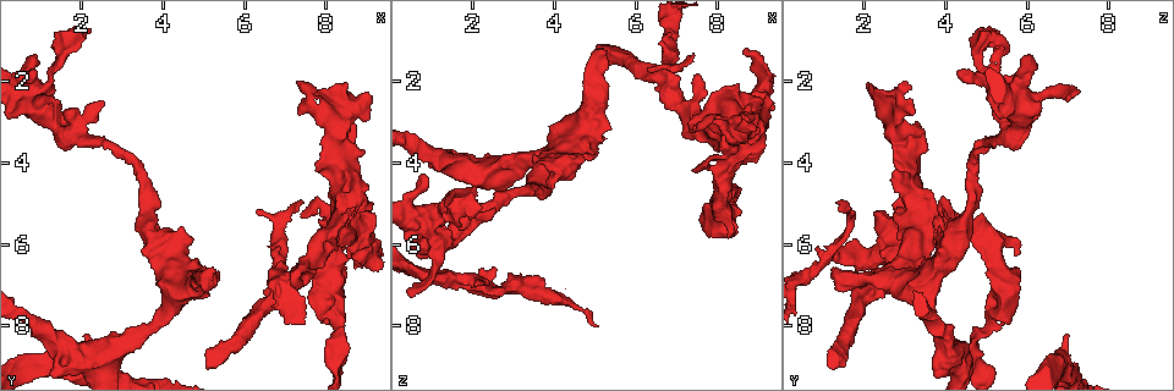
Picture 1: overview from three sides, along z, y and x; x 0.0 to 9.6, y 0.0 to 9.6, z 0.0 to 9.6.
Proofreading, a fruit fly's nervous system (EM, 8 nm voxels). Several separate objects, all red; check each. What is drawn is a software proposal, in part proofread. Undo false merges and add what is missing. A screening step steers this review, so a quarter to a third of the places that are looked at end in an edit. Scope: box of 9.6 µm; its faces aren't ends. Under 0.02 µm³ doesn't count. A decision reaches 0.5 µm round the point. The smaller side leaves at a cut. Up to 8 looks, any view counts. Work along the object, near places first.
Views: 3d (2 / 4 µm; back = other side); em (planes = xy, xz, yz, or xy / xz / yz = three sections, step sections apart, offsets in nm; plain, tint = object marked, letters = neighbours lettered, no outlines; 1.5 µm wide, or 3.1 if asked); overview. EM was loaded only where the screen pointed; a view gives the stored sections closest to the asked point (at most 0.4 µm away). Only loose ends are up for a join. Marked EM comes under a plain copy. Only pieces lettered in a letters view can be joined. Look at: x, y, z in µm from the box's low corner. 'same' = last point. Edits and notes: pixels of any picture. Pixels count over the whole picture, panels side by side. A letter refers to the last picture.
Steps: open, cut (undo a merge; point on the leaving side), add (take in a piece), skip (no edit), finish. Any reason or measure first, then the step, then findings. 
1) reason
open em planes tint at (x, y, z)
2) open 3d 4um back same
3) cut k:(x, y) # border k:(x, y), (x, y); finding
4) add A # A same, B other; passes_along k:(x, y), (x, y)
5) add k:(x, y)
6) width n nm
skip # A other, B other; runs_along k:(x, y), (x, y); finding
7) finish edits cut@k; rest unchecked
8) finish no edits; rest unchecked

an open end
open em planes letters at (8.65, 6.30, 1.25)

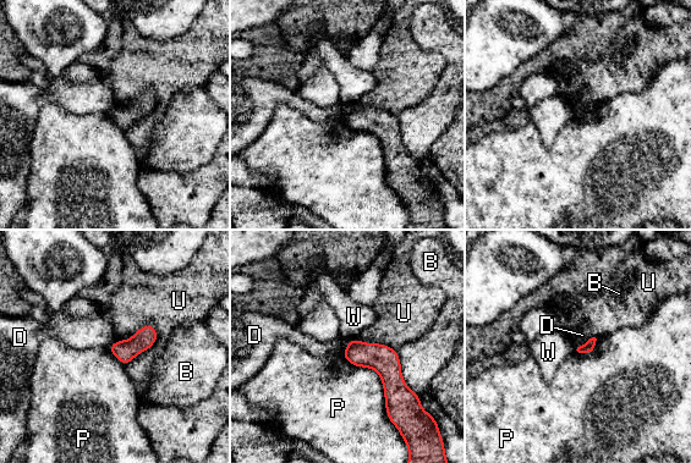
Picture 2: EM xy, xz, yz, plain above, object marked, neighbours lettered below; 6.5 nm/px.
skip # B other, D other, P other, U other, W other; no lettered piece goes on from it

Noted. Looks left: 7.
open em planes letters at (7.45, 5.00, 1.35)

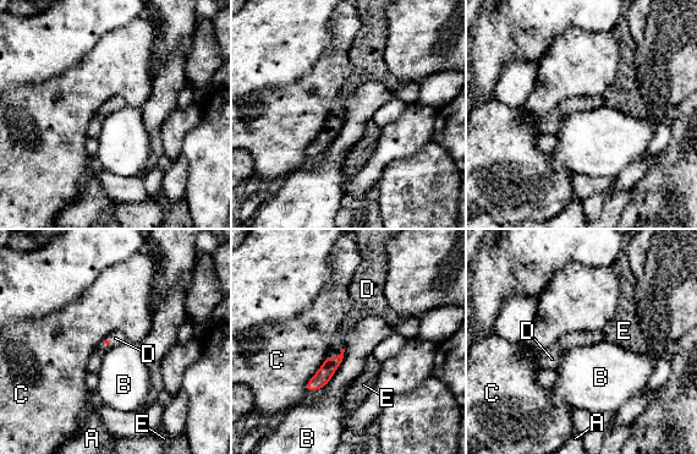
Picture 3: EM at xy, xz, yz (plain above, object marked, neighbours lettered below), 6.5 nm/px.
add D # A other, B other, C other, D same, E other; passes_along 3:(325, 372), (335, 357), (344, 331); the neuron continues

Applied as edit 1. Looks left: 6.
stops while still wide
open em planes letters at (5.30, 6.65, 1.30)

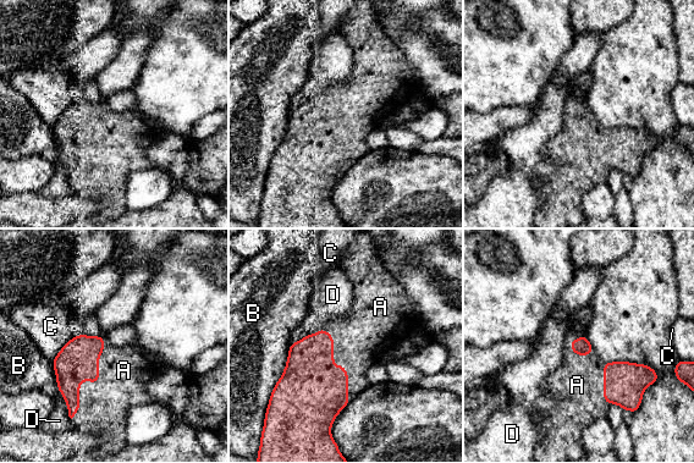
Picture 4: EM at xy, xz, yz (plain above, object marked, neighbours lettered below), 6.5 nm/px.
add A # A same, B other, C other, D other; it goes on there

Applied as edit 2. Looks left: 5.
finish edits add@3, add@4; rest unchecked

